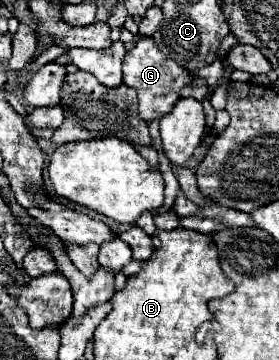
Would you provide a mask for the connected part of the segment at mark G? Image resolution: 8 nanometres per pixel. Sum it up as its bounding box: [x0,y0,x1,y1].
[122,37,194,125]

